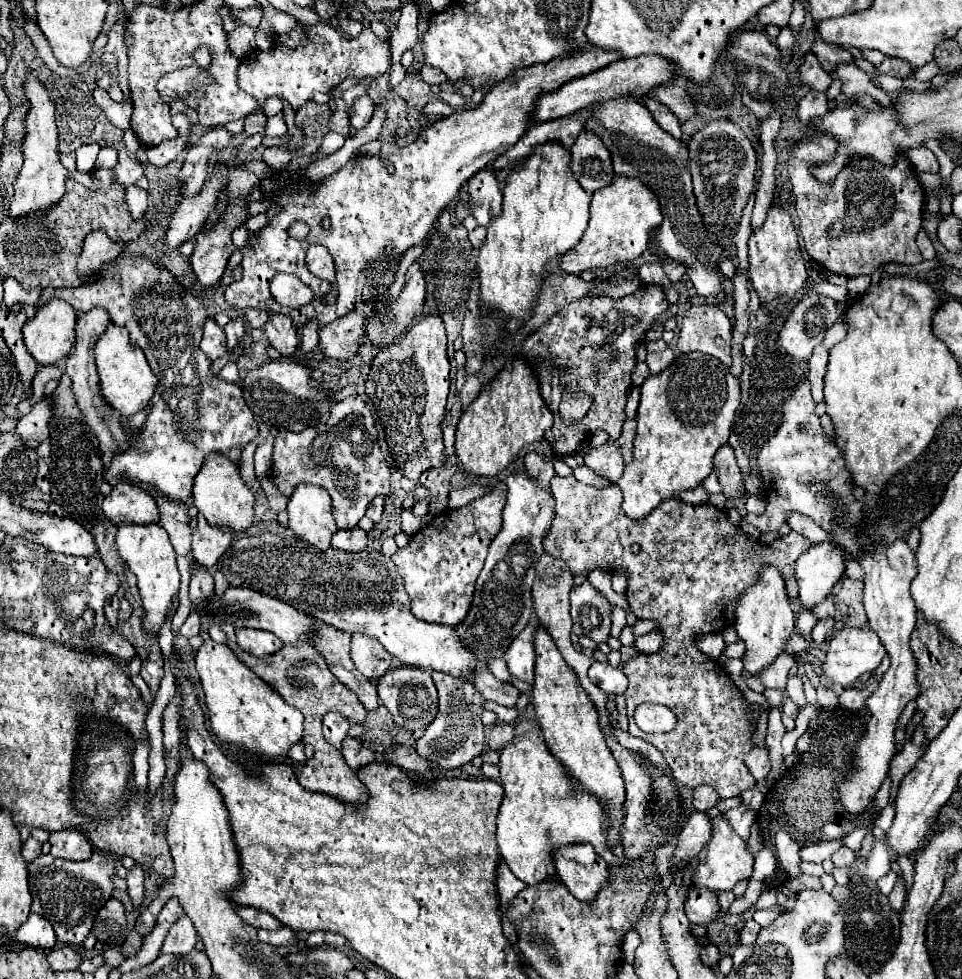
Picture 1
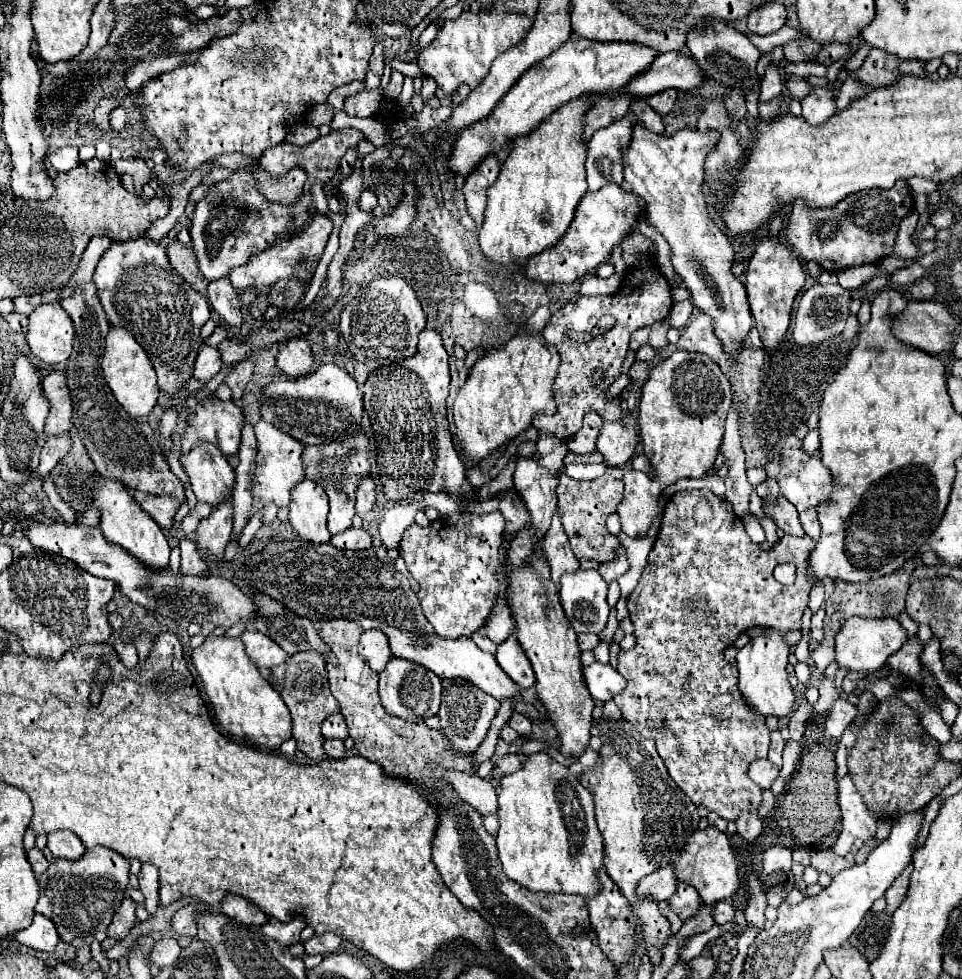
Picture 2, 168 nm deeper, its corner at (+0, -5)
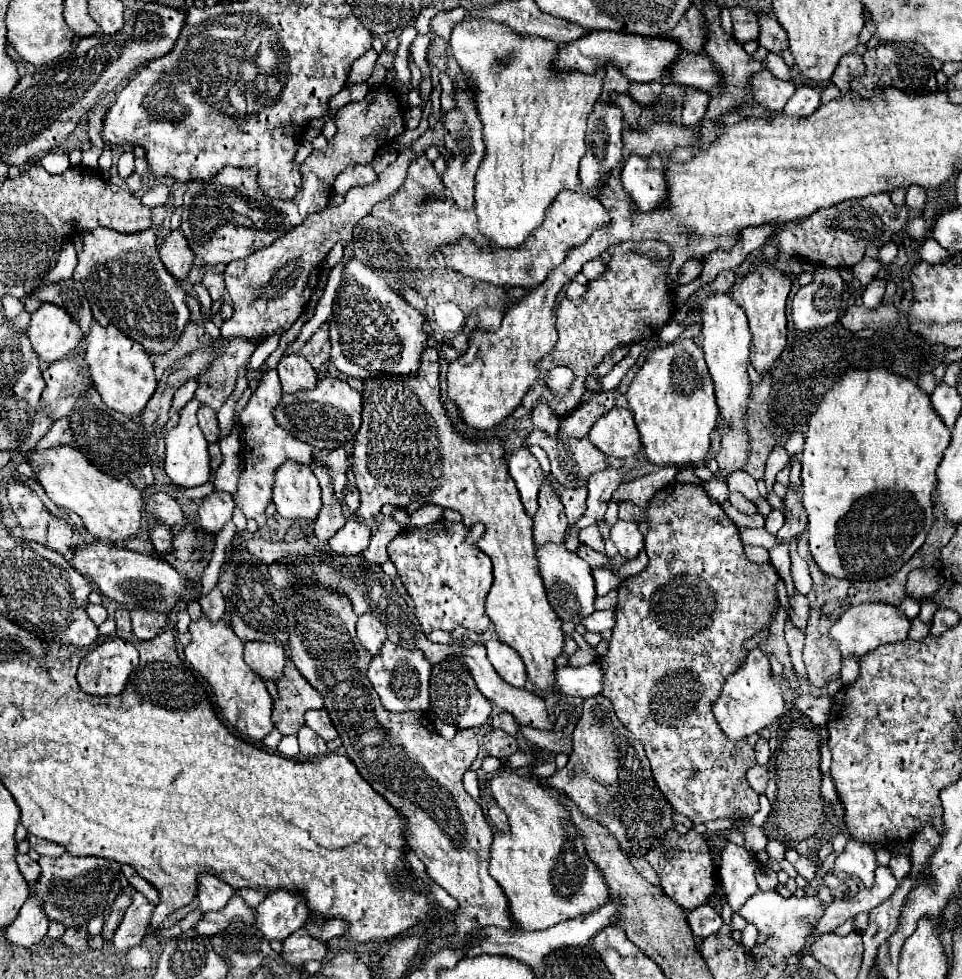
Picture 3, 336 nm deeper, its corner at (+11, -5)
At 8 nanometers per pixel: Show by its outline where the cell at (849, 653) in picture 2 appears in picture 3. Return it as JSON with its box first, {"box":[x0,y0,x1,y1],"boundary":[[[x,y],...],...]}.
{"box":[829,603,909,659],"boundary":[[[863,603],[845,611],[829,629],[829,635],[837,643],[843,659],[849,659],[849,657],[861,659],[865,657],[865,653],[877,649],[879,645],[903,641],[907,637],[907,631],[909,631],[909,619],[903,617],[897,607],[885,605],[885,603]]]}

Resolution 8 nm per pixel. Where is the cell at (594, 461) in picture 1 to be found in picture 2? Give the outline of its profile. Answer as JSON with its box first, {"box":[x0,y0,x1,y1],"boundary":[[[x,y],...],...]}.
{"box":[596,421,640,467],"boundary":[[[606,421],[598,433],[596,449],[604,455],[610,467],[626,465],[634,455],[640,441],[640,429],[636,423],[612,423]]]}

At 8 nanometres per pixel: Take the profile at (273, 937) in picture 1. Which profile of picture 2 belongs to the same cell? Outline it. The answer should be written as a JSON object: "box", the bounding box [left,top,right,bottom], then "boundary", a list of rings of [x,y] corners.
{"box":[262,917,306,945],"boundary":[[[272,917],[268,919],[268,923],[262,927],[262,933],[274,941],[278,941],[280,945],[294,945],[300,941],[300,933],[306,927],[306,921],[302,917],[294,917],[292,921],[280,923],[280,921],[272,921]]]}

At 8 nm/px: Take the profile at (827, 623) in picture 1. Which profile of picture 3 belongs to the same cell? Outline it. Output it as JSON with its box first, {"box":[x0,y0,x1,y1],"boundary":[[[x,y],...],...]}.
{"box":[789,595,809,629],"boundary":[[[795,595],[791,599],[791,611],[789,611],[789,617],[791,617],[791,623],[797,627],[797,629],[805,629],[807,627],[807,619],[809,619],[809,601],[805,595]]]}

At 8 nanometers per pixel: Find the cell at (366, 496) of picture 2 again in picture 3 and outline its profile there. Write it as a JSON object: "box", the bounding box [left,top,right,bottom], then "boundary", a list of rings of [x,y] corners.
{"box":[315,447,349,497],"boundary":[[[343,447],[333,449],[333,451],[317,451],[315,449],[315,457],[321,457],[321,461],[325,461],[325,465],[329,465],[329,471],[333,475],[333,489],[339,497],[343,497],[343,493],[347,491],[347,469],[349,469],[349,457],[345,453]]]}

